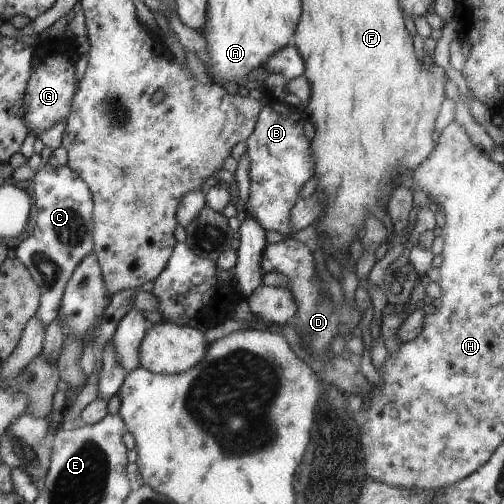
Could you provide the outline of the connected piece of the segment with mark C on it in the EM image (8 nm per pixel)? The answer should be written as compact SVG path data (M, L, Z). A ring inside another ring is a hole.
M66 164L43 166L31 177L31 196L35 205L35 226L27 238L11 254L29 269L33 282L39 288L37 320L47 326L58 317L61 297L75 265L93 250L92 198L87 184Z

